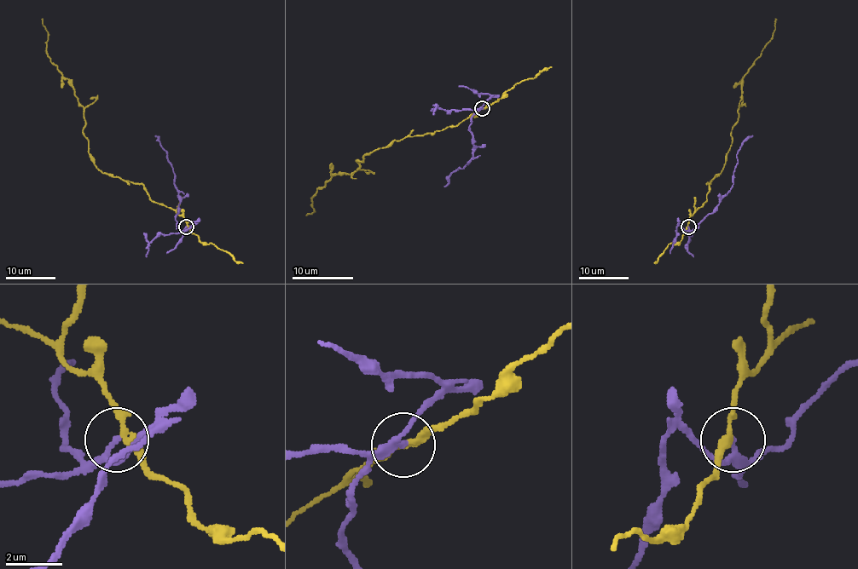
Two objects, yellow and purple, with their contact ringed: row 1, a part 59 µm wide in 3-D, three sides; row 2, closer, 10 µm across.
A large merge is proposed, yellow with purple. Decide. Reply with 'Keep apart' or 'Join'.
Keep apart

